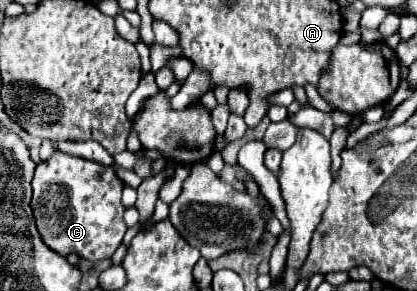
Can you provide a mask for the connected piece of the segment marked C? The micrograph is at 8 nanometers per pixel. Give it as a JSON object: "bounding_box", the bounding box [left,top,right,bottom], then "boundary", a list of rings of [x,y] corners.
{"bounding_box":[30,151,126,261],"boundary":[[[56,151],[48,161],[36,165],[32,189],[34,197],[30,205],[36,227],[50,249],[60,255],[78,253],[90,261],[114,255],[126,233],[126,225],[122,221],[124,205],[120,201],[124,183],[112,167]]]}

